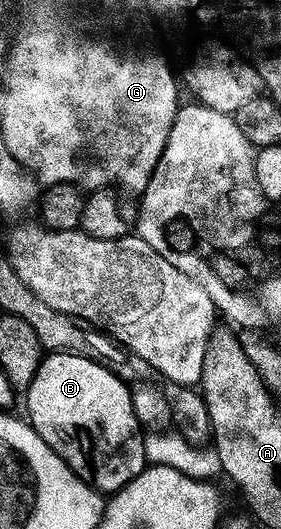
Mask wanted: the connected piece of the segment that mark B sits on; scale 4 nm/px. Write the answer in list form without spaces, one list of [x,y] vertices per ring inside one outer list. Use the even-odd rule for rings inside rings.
[[[53,352],[44,355],[33,382],[25,390],[25,396],[27,396],[25,416],[33,431],[81,479],[90,482],[100,493],[119,492],[129,482],[133,482],[137,474],[143,472],[147,464],[147,455],[143,453],[144,437],[133,414],[131,389],[128,381],[122,380],[105,365],[78,352]]]

